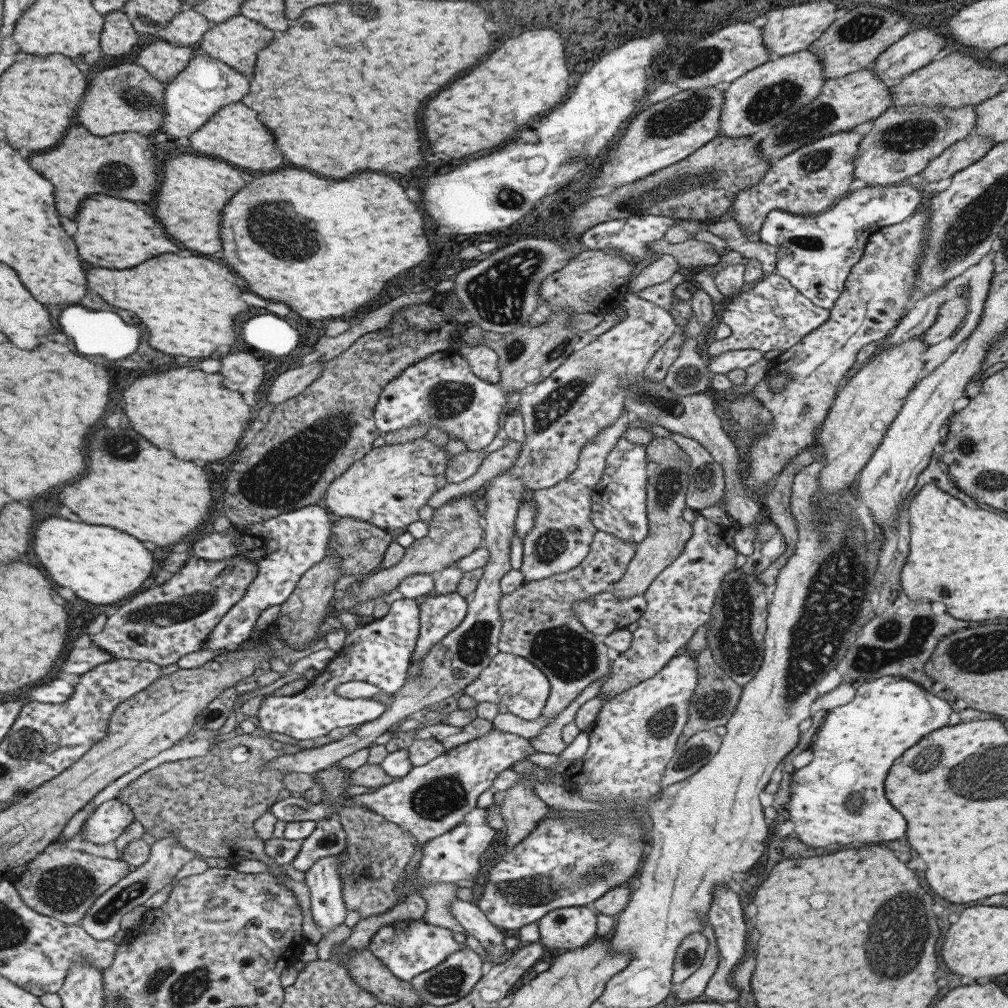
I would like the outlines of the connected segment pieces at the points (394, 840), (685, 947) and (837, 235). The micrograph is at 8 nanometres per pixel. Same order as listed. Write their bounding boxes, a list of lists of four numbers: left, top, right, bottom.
[[336,806,416,918],[673,933,708,982],[760,181,925,309]]

